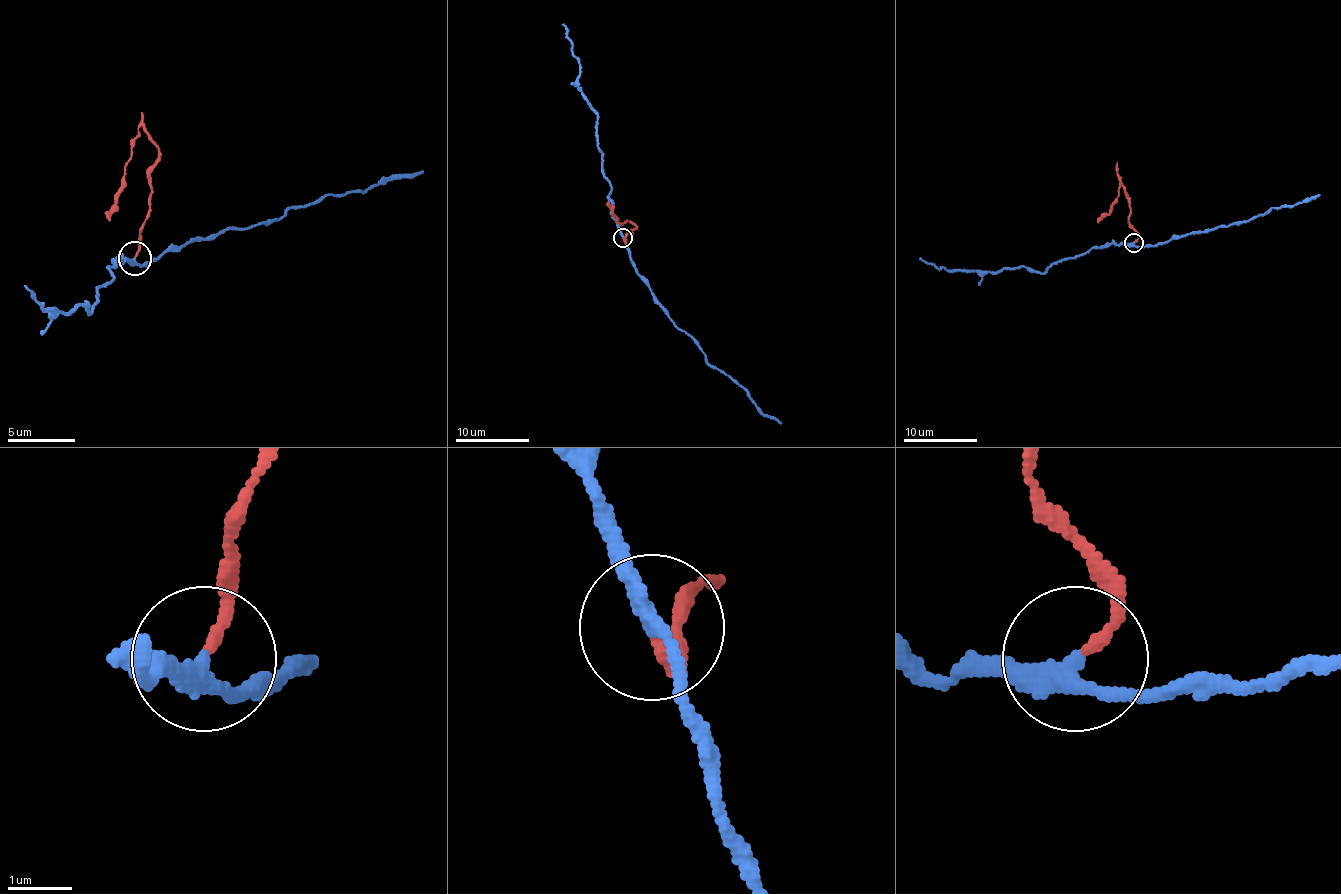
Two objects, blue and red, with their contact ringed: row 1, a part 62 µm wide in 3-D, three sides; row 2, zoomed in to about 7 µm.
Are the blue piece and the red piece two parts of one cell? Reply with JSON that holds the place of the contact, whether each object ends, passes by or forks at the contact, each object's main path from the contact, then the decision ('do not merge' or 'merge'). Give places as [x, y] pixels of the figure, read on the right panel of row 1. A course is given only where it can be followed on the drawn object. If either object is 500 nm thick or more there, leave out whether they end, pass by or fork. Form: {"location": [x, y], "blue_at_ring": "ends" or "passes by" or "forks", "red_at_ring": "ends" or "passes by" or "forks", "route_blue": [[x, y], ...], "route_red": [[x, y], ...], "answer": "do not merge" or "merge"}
{"location": [1133, 242], "blue_at_ring": "passes by", "red_at_ring": "ends", "route_blue": [[1134, 242], [1136, 246], [1156, 246], [1189, 233], [1246, 222], [1320, 194]], "route_red": [[1134, 242], [1137, 231], [1128, 222], [1130, 198], [1117, 174], [1117, 201], [1112, 211], [1097, 222]], "answer": "do not merge"}

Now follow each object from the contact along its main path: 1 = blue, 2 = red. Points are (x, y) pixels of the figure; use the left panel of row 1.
1: (134, 257), (137, 264), (147, 264), (187, 240), (214, 237), (231, 227), (278, 220), (292, 207), (423, 170)
2: (134, 257), (140, 250), (157, 156), (144, 133), (130, 150), (110, 220)

